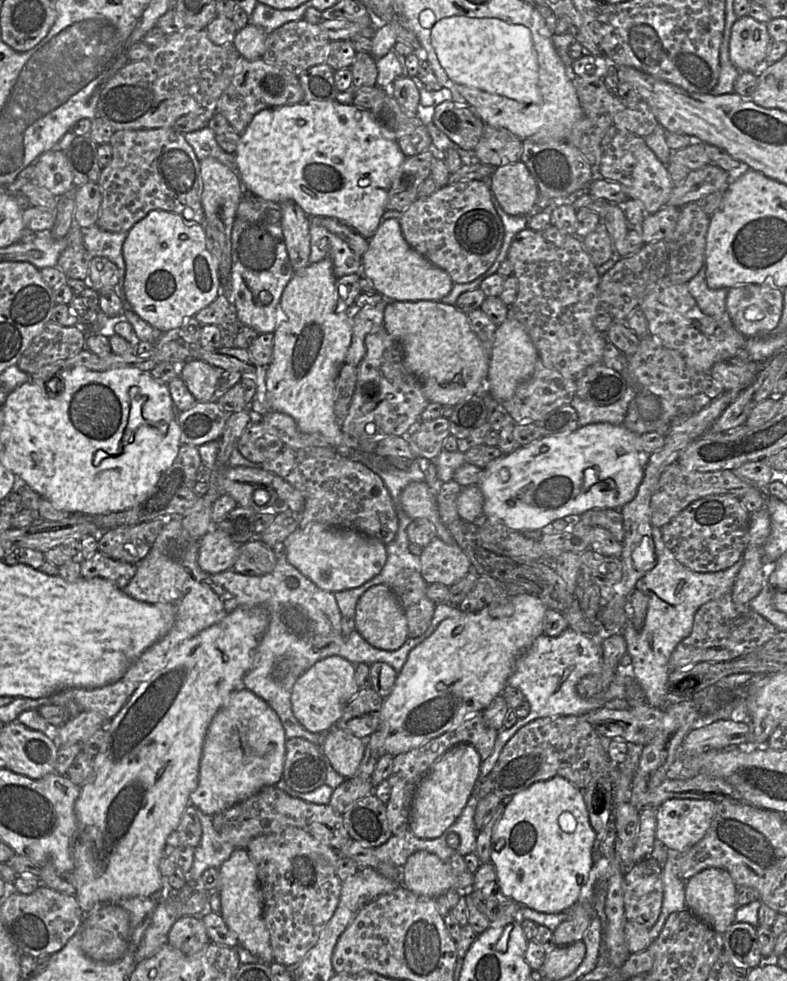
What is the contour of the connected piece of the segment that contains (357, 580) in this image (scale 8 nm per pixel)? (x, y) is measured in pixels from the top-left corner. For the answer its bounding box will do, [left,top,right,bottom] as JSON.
[282,523,387,593]

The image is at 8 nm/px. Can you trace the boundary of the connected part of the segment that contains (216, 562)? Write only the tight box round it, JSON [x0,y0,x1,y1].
[197,526,241,574]

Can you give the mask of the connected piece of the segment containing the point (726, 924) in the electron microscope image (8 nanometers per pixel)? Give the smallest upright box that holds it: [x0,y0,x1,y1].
[686,869,737,935]

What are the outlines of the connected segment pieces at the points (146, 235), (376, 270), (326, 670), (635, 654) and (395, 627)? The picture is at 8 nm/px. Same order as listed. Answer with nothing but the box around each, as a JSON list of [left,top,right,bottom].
[[123,209,222,333],[362,218,454,301],[291,656,360,734],[622,526,743,709],[354,584,409,651]]

